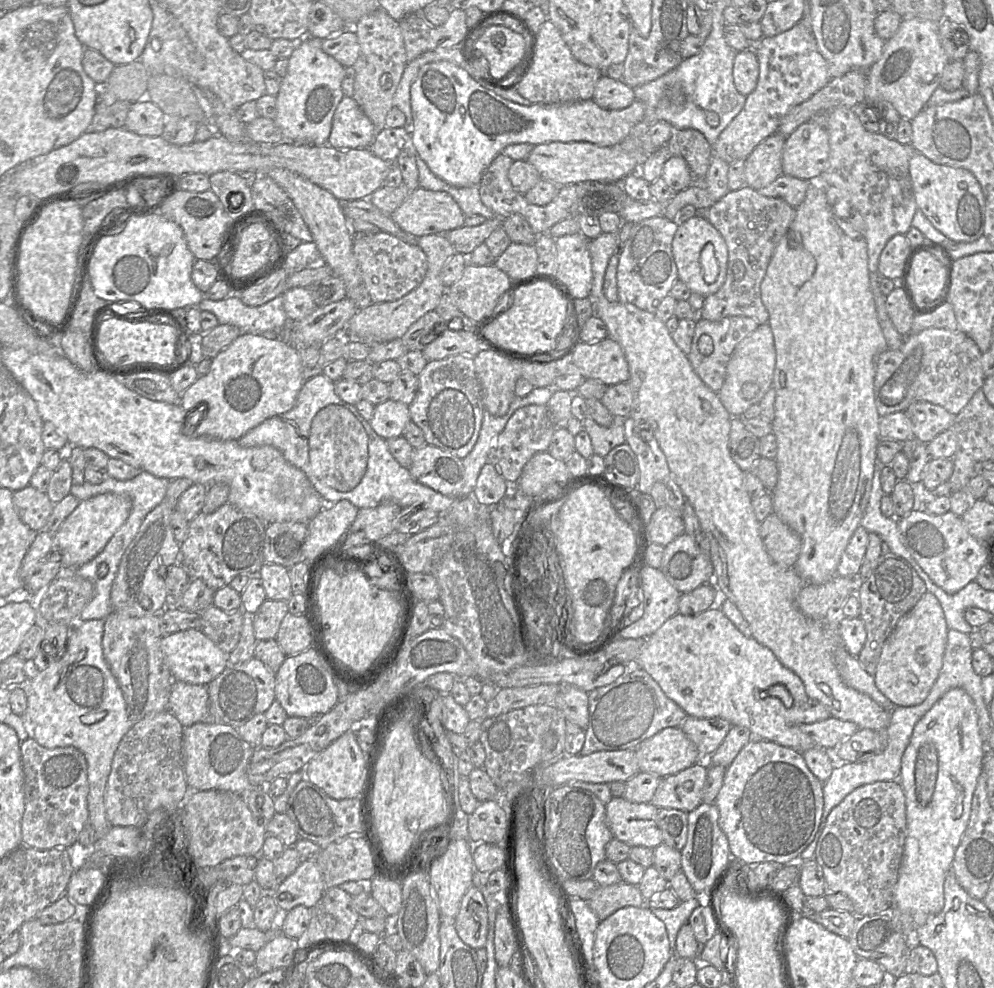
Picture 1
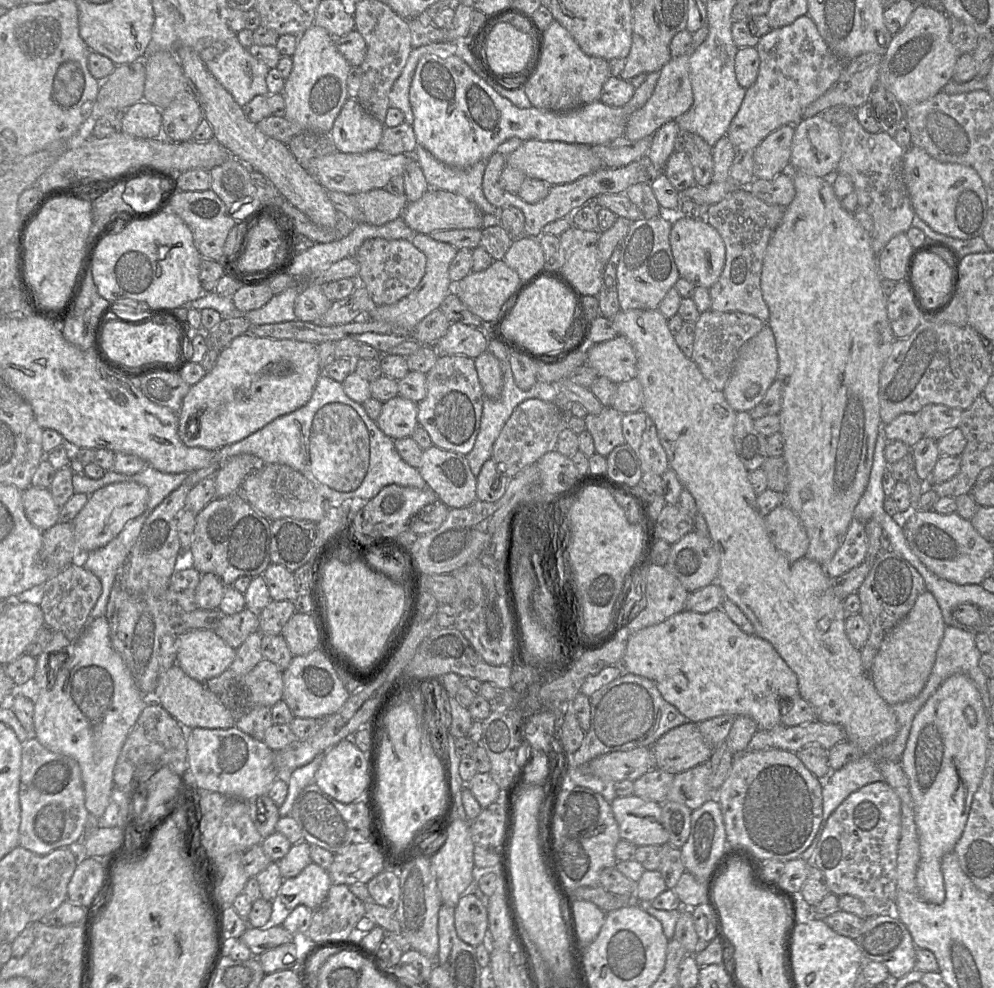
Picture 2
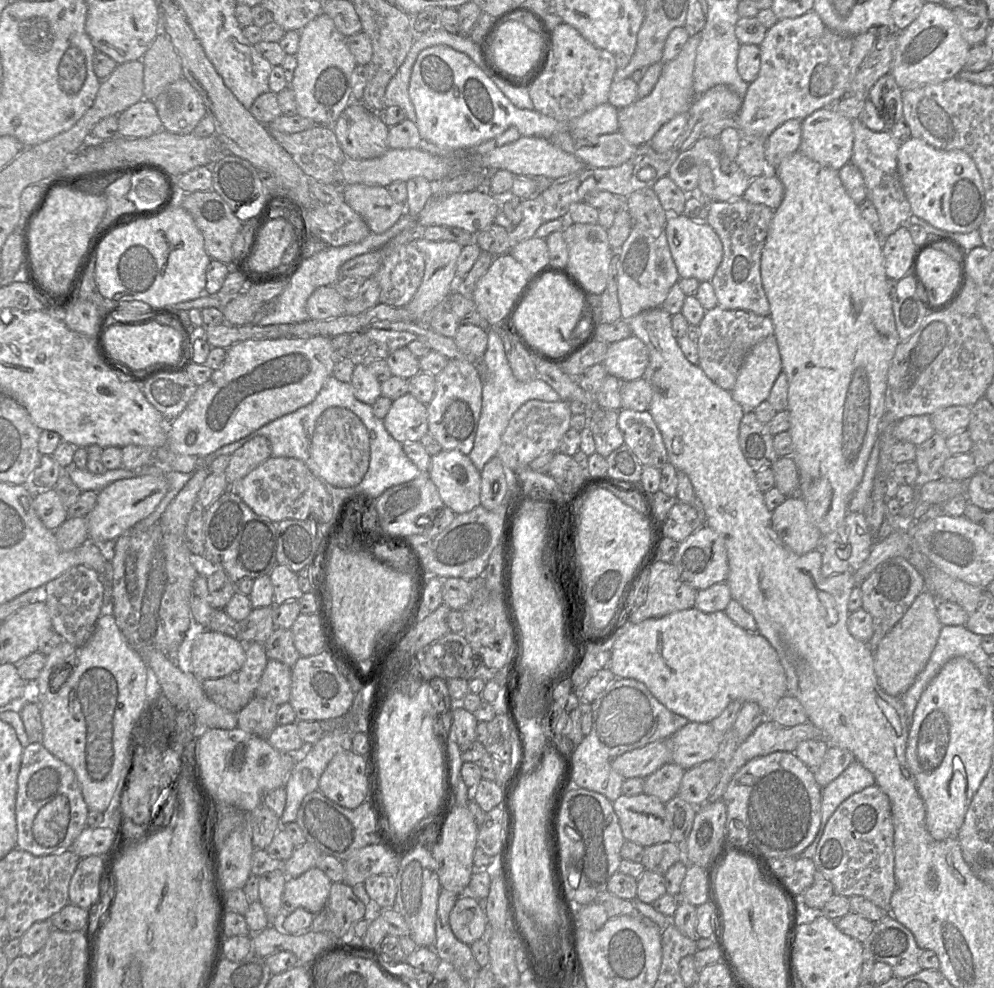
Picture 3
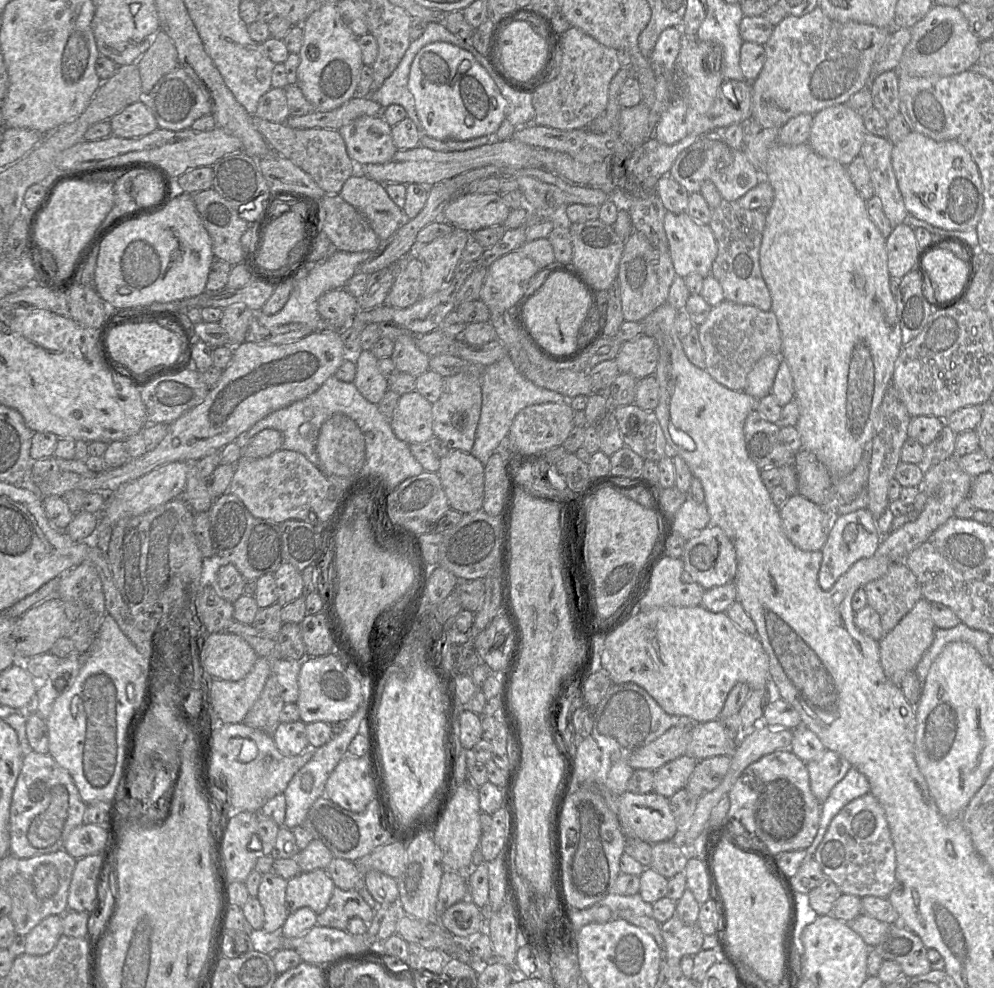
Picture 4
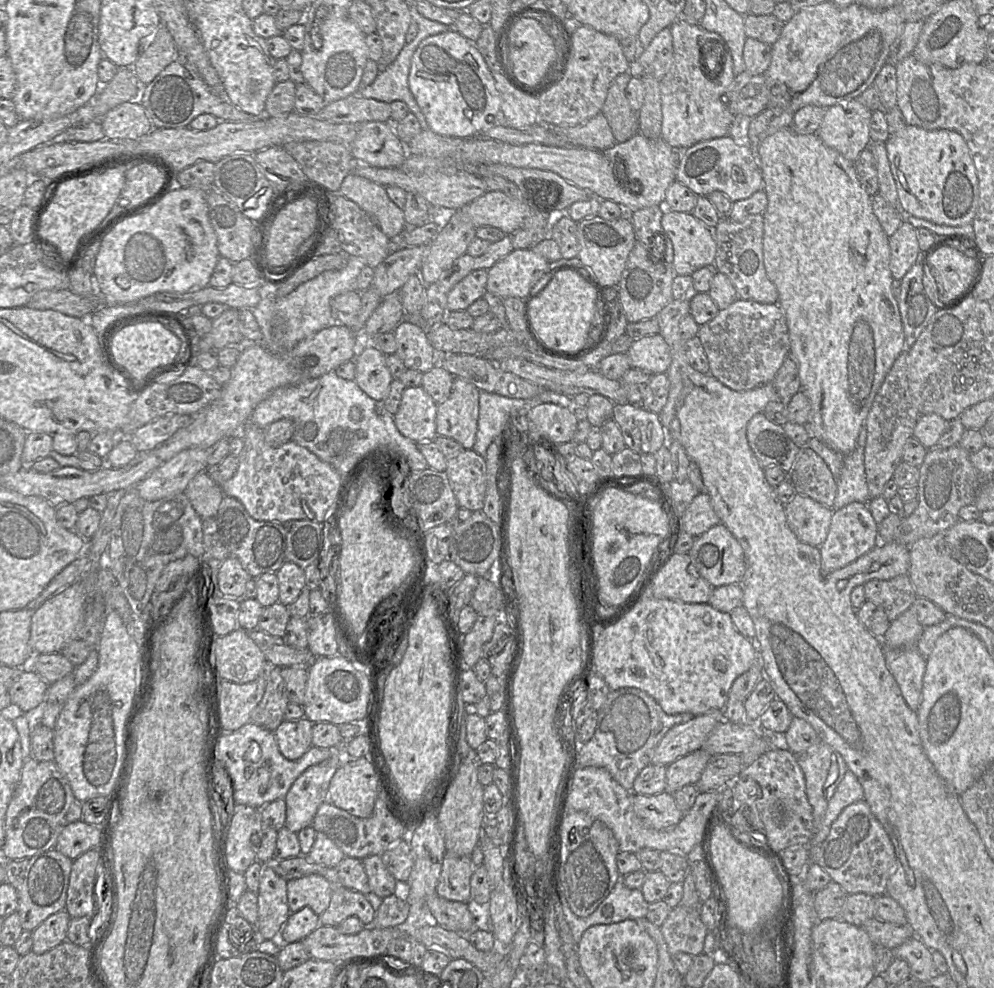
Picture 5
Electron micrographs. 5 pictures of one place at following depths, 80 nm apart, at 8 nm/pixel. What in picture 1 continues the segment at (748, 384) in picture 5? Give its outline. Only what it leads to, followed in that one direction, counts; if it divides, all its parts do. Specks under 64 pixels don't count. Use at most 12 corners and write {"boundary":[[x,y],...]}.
{"boundary":[[697,316],[687,357],[712,391],[735,346],[758,326],[746,316]]}

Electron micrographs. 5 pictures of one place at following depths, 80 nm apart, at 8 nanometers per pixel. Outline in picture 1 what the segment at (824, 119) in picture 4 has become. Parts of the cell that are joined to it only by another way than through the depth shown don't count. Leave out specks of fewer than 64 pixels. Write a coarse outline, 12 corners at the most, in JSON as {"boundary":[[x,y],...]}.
{"boundary":[[807,121],[785,139],[784,175],[817,182],[829,136]]}

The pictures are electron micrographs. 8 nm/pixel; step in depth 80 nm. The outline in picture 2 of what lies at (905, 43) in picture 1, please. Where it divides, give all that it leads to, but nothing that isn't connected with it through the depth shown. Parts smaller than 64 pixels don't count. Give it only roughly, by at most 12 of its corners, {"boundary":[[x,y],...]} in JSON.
{"boundary":[[918,3],[878,85],[907,108],[952,80],[949,16]]}

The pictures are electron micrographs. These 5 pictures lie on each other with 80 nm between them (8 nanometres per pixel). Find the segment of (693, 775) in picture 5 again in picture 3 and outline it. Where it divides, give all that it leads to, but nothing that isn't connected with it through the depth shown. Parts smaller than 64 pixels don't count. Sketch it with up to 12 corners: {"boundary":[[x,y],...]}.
{"boundary":[[667,763],[645,778],[643,793],[667,803],[684,773]]}

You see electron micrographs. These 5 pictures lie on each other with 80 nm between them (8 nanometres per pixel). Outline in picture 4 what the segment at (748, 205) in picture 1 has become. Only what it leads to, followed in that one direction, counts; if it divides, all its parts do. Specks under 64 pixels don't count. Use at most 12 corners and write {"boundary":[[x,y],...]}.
{"boundary":[[722,202],[709,226],[724,298],[771,310],[760,246],[766,210]]}

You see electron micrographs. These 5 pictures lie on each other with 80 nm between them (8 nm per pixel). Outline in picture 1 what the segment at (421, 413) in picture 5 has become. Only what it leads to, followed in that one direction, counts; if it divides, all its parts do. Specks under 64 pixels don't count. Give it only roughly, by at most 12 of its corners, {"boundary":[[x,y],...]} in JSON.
{"boundary":[[388,399],[375,406],[369,424],[377,435],[402,436],[408,405]]}

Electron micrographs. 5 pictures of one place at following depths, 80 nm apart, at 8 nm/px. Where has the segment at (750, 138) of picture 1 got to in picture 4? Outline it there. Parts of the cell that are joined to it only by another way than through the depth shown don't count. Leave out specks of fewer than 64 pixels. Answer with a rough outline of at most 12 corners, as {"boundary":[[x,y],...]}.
{"boundary":[[787,15],[751,118],[781,127],[869,88],[890,29]]}

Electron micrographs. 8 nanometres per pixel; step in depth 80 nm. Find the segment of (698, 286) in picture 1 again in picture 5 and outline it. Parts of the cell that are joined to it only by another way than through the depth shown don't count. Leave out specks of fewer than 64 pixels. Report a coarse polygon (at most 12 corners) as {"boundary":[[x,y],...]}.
{"boundary":[[664,209],[676,275],[714,266],[713,231],[691,213]]}

